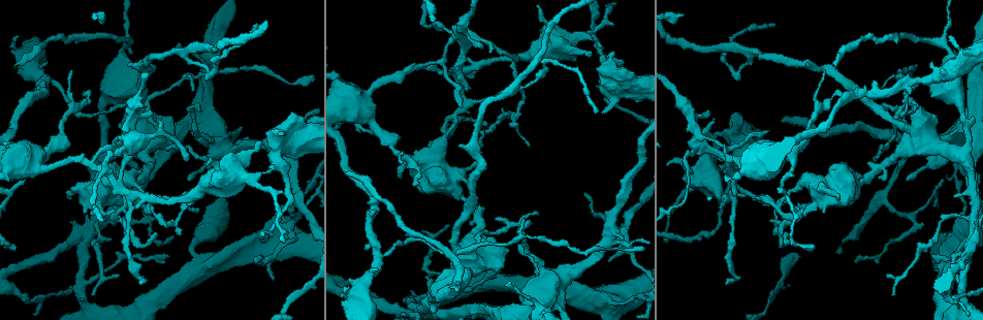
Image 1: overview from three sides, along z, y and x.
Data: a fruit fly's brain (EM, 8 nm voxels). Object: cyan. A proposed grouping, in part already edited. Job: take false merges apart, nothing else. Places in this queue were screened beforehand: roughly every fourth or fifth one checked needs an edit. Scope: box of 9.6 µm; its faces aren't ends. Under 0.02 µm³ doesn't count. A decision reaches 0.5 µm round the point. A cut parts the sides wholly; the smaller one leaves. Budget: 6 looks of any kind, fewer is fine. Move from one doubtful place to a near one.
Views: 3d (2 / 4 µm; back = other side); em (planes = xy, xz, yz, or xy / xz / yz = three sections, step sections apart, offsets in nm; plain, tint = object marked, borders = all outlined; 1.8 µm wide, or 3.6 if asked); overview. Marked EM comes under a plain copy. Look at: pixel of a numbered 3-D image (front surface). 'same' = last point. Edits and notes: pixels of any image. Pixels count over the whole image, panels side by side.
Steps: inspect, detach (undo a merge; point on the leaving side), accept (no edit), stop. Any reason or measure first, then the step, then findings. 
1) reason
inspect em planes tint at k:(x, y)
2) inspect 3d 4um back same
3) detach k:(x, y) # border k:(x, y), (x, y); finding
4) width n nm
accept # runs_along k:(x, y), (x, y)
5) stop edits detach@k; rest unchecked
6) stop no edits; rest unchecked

sharp bend
inspect 3d 4um back at 1:(775, 207)

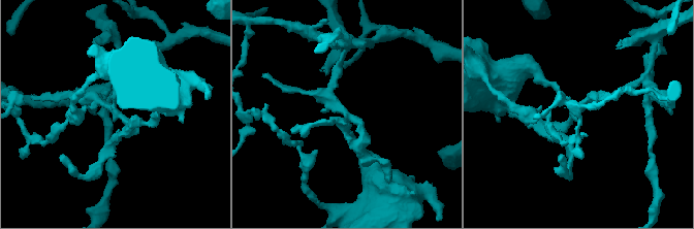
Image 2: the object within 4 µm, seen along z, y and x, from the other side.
arms 4; need the tissue
inspect em 3.6um planes borders at 2:(346, 114)

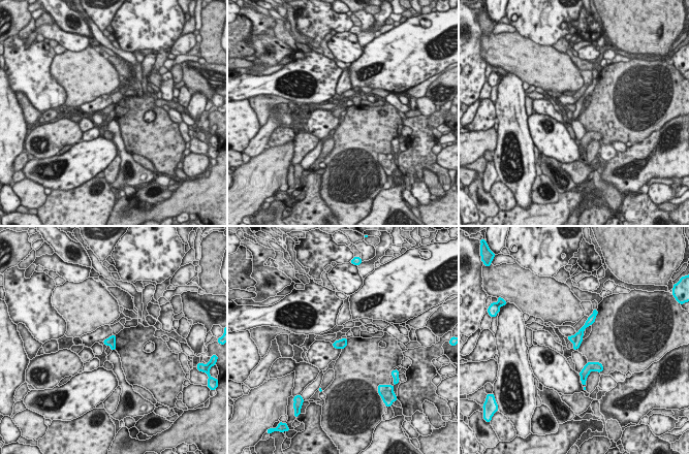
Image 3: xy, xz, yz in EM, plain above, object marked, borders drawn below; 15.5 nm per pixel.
width 160 nm
detach 3:(337, 344) # a second neuron is stuck on

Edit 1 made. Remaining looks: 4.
thick turns thin
inspect 3d 4um at 1:(585, 36)

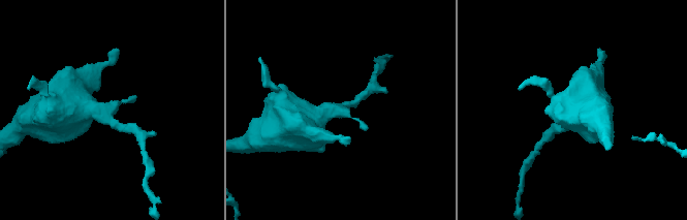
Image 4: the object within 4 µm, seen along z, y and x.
inspect em xz step 16 tint at 4:(335, 106)

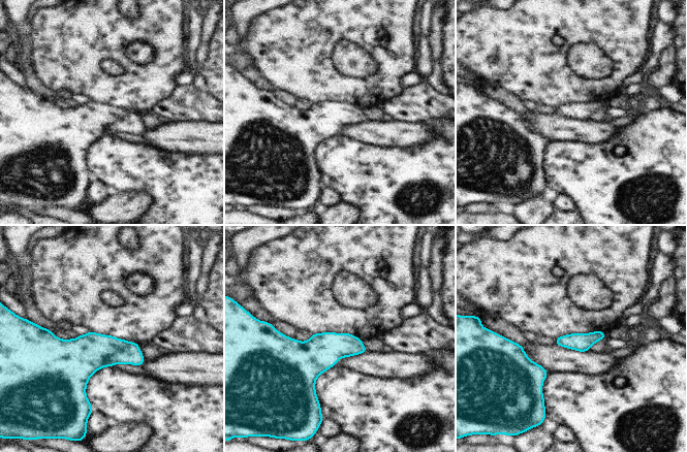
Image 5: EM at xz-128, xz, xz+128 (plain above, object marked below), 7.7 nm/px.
cut it another way
inspect em planes tint same

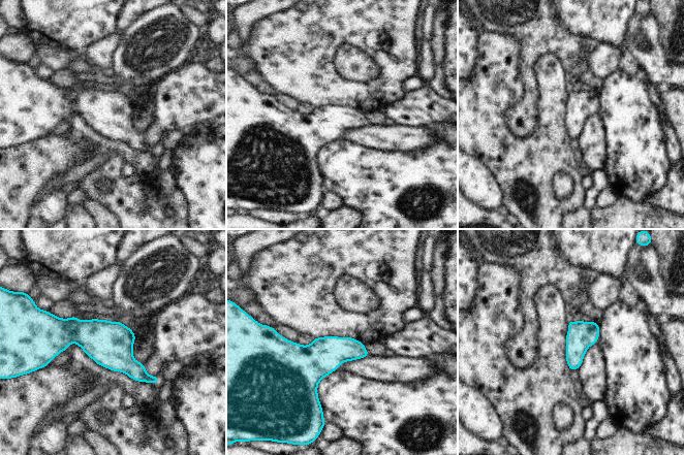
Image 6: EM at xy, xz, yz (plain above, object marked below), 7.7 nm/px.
width 220 nm
accept # runs_along 6:(49, 339), (95, 336), (155, 380); one neuron here

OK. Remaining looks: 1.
stop edits detach@3; rest unchecked

